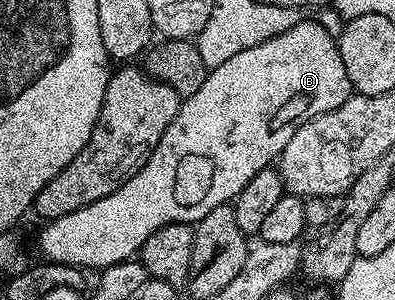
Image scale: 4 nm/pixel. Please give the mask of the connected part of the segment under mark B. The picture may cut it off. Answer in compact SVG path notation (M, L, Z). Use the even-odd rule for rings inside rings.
M304 19L301 23L296 24L293 22L286 29L286 33L278 33L278 37L270 37L266 41L262 41L262 45L254 45L254 49L242 49L242 53L230 57L230 61L222 61L222 65L211 68L206 81L202 81L202 89L198 89L198 93L187 96L181 102L178 117L174 117L174 121L170 121L170 129L166 129L166 133L162 133L162 141L158 141L158 145L152 150L150 157L142 165L142 169L138 173L134 173L134 177L130 177L118 190L110 193L110 197L102 197L74 213L66 213L66 217L58 217L45 226L48 228L40 235L40 247L44 250L43 258L54 263L69 263L85 269L91 269L91 267L103 269L112 267L116 263L129 262L139 252L140 246L158 229L171 223L195 225L202 217L206 217L206 213L210 213L210 209L231 204L237 193L246 185L246 181L250 181L250 177L254 177L254 173L258 173L264 167L273 166L274 161L279 160L282 149L286 149L290 137L294 137L294 133L298 133L301 125L322 113L338 109L338 105L345 103L353 93L350 78L347 77L346 68L342 61L342 53L339 52L337 36L331 35L322 24L315 23L312 19Z

